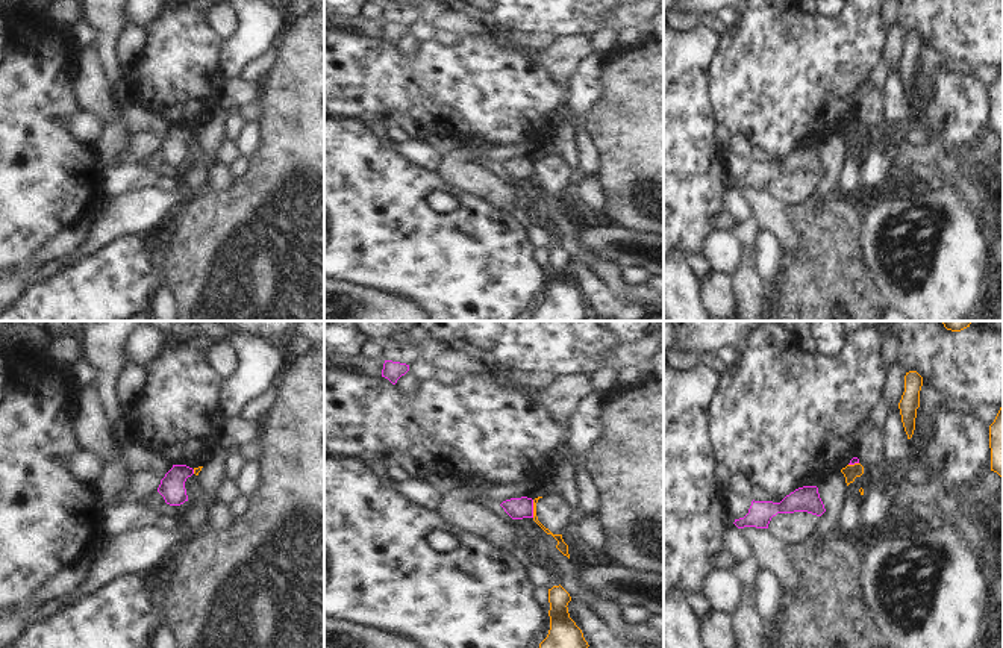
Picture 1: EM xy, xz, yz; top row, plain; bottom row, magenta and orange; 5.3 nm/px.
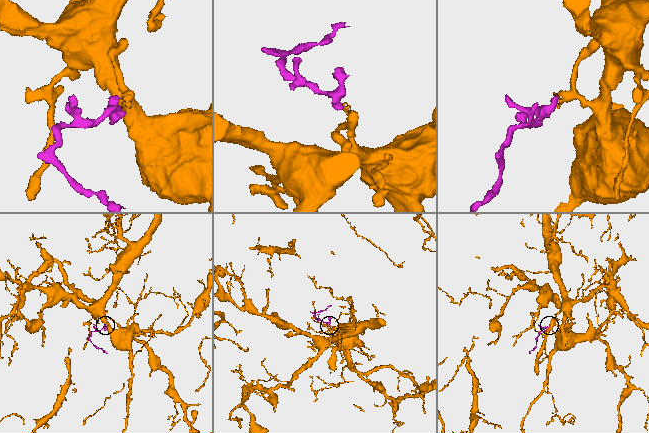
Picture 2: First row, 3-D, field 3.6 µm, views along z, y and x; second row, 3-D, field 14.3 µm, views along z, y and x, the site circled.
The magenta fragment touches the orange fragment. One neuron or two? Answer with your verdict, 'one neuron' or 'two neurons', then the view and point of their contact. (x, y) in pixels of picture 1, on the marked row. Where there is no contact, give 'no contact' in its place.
two neurons; contact xz (532, 509)

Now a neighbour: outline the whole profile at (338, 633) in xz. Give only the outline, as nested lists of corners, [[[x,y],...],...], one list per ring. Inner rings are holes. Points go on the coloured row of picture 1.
[[[324,616],[324,648],[426,648],[414,639]]]

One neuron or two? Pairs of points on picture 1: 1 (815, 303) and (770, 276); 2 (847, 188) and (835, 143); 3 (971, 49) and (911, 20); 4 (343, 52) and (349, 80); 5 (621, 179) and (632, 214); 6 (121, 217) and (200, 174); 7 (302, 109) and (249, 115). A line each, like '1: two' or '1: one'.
1: two
2: two
3: one
4: one
5: one
6: one
7: two

